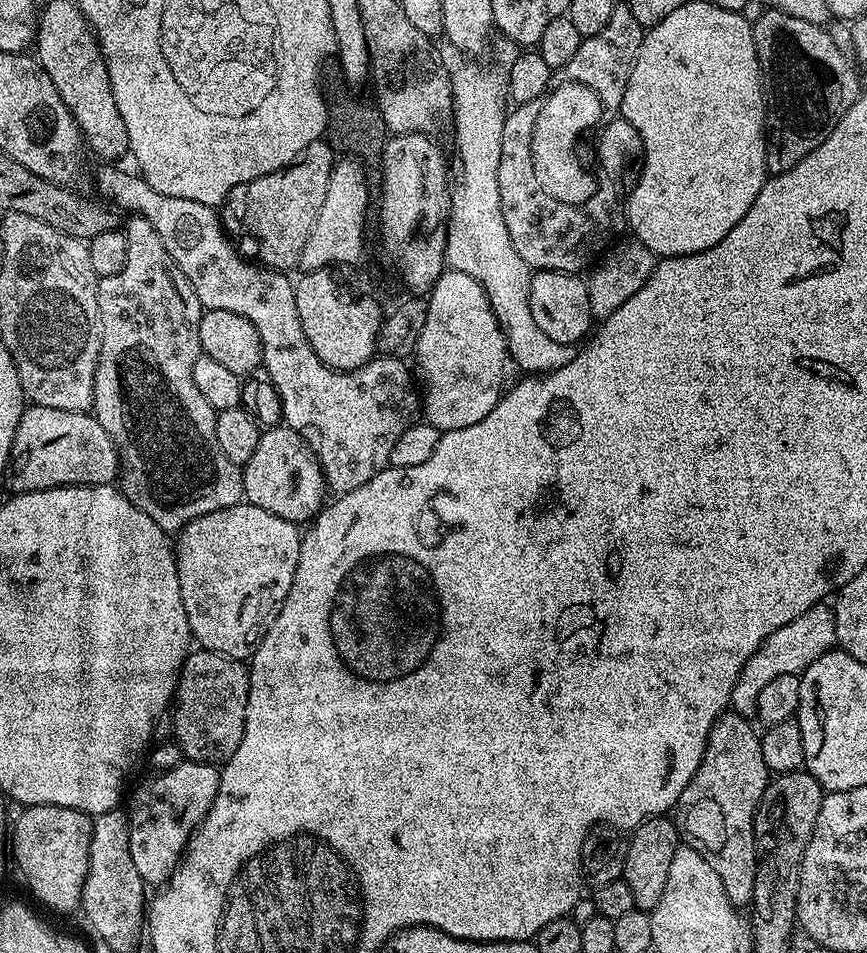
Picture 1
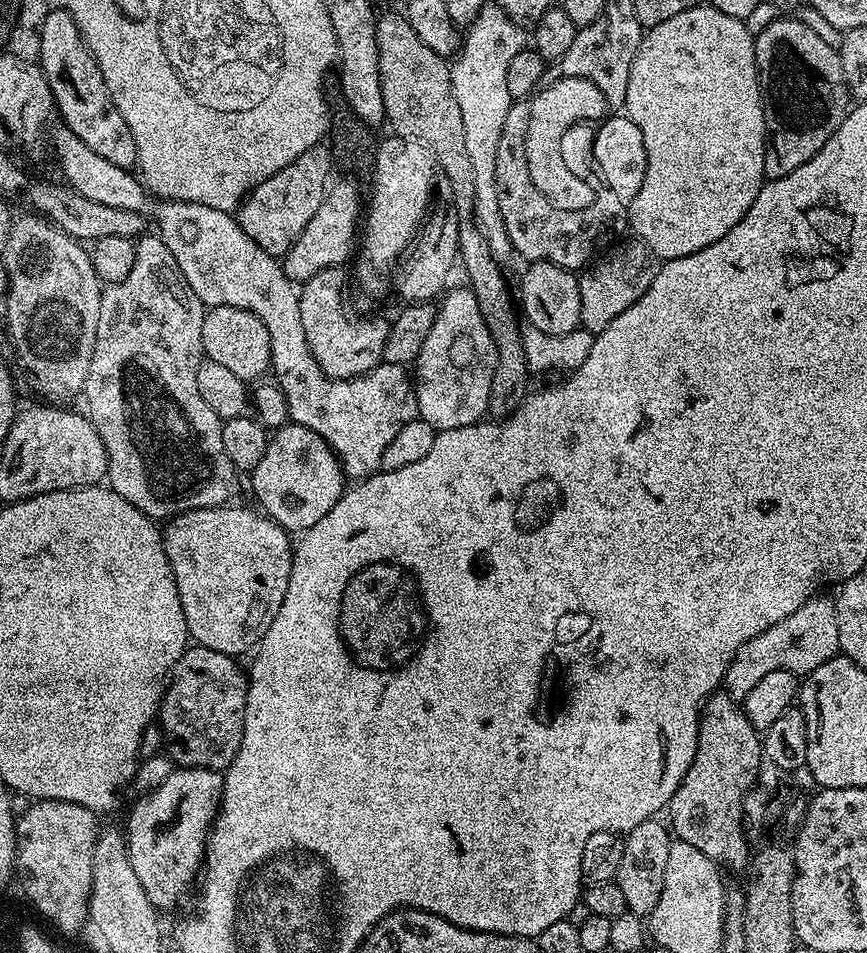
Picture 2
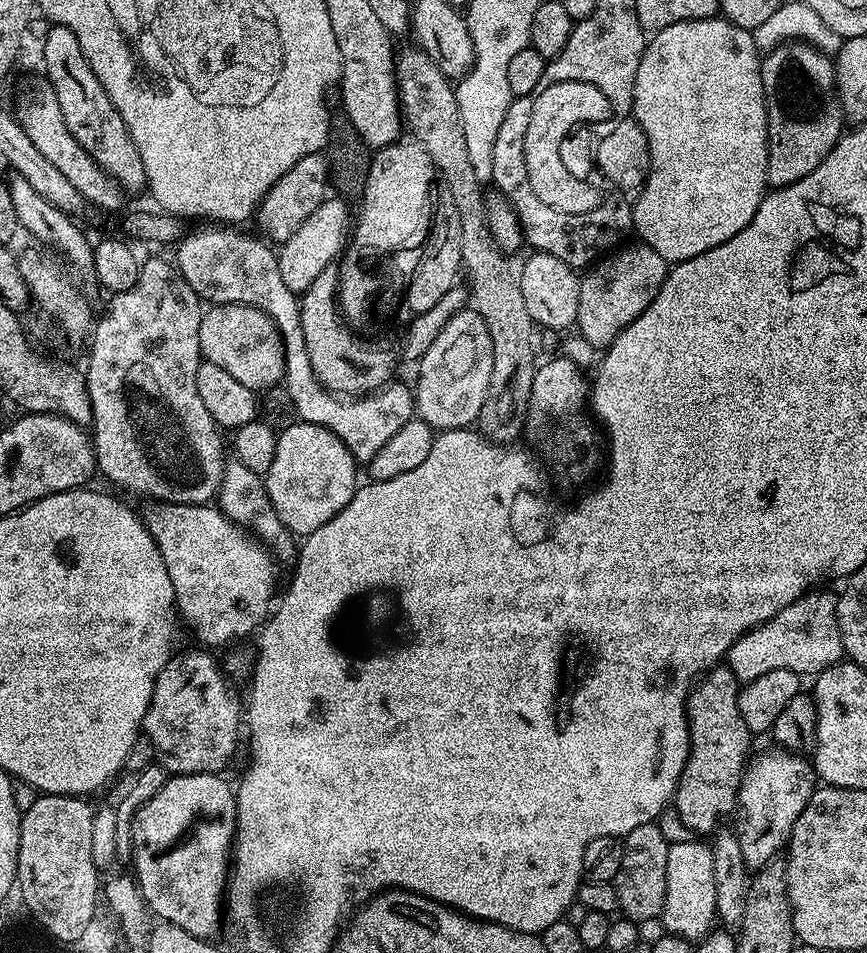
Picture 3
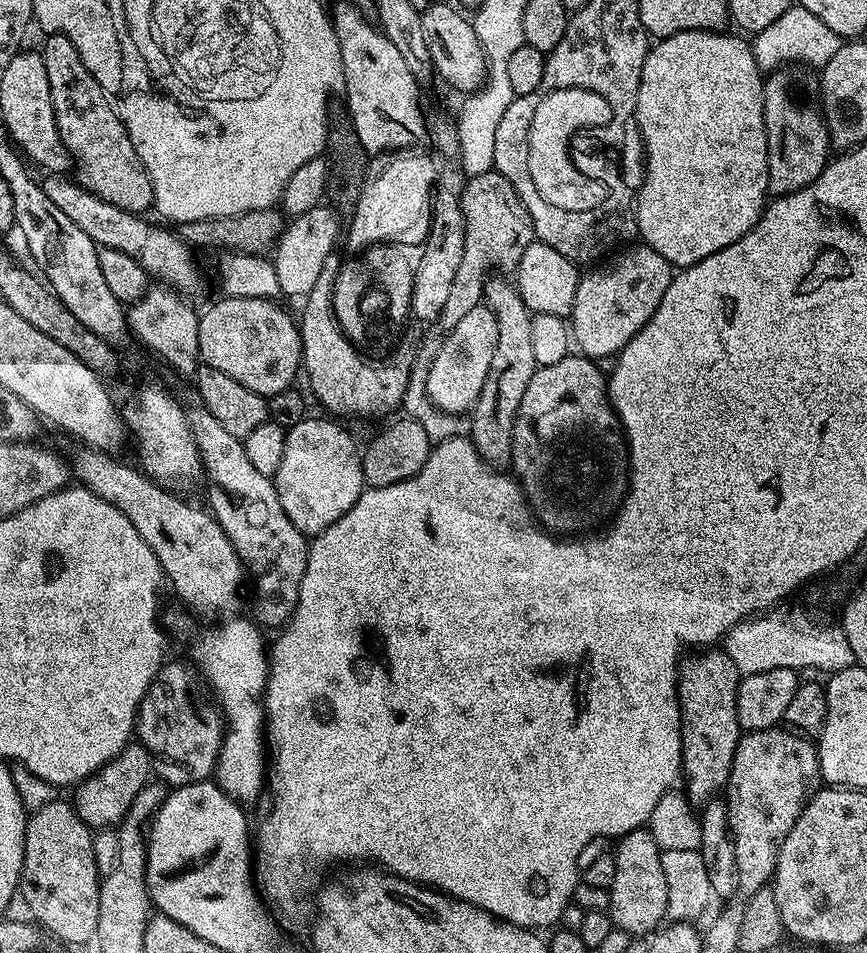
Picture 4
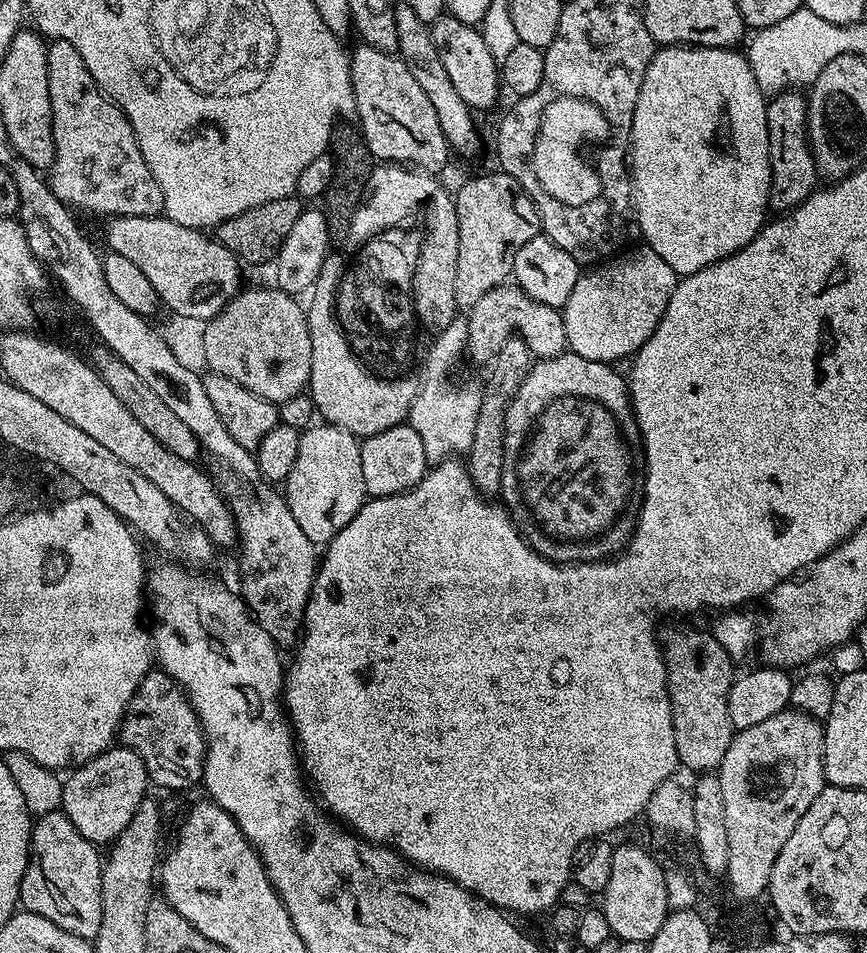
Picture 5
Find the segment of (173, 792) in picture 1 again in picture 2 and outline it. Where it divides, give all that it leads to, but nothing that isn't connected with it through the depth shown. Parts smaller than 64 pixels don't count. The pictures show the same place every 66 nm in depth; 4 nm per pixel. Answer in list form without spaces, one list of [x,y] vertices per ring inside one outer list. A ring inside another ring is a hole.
[[[181,768],[151,792],[141,795],[128,816],[126,839],[130,866],[142,882],[146,898],[157,910],[172,908],[188,891],[193,891],[204,863],[208,833],[216,823],[224,778],[210,768]]]

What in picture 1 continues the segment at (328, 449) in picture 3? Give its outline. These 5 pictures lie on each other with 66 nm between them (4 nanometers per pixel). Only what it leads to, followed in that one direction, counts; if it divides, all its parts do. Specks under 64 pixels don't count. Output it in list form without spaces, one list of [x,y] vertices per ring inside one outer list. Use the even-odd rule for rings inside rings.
[[[277,426],[261,431],[258,450],[254,450],[250,462],[243,464],[242,471],[244,473],[244,500],[254,506],[262,506],[262,510],[270,510],[270,514],[278,514],[278,518],[286,518],[291,524],[300,526],[305,522],[315,520],[316,515],[326,503],[324,471],[320,468],[316,453],[295,430],[287,426]]]

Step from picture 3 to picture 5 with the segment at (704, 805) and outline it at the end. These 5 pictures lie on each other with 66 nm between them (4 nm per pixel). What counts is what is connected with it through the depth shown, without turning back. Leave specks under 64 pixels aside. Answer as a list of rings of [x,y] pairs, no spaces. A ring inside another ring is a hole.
[[[668,628],[662,632],[662,651],[668,675],[668,697],[674,722],[676,758],[693,774],[719,769],[734,729],[730,722],[728,699],[734,679],[734,661],[716,642],[711,631],[700,628]]]

